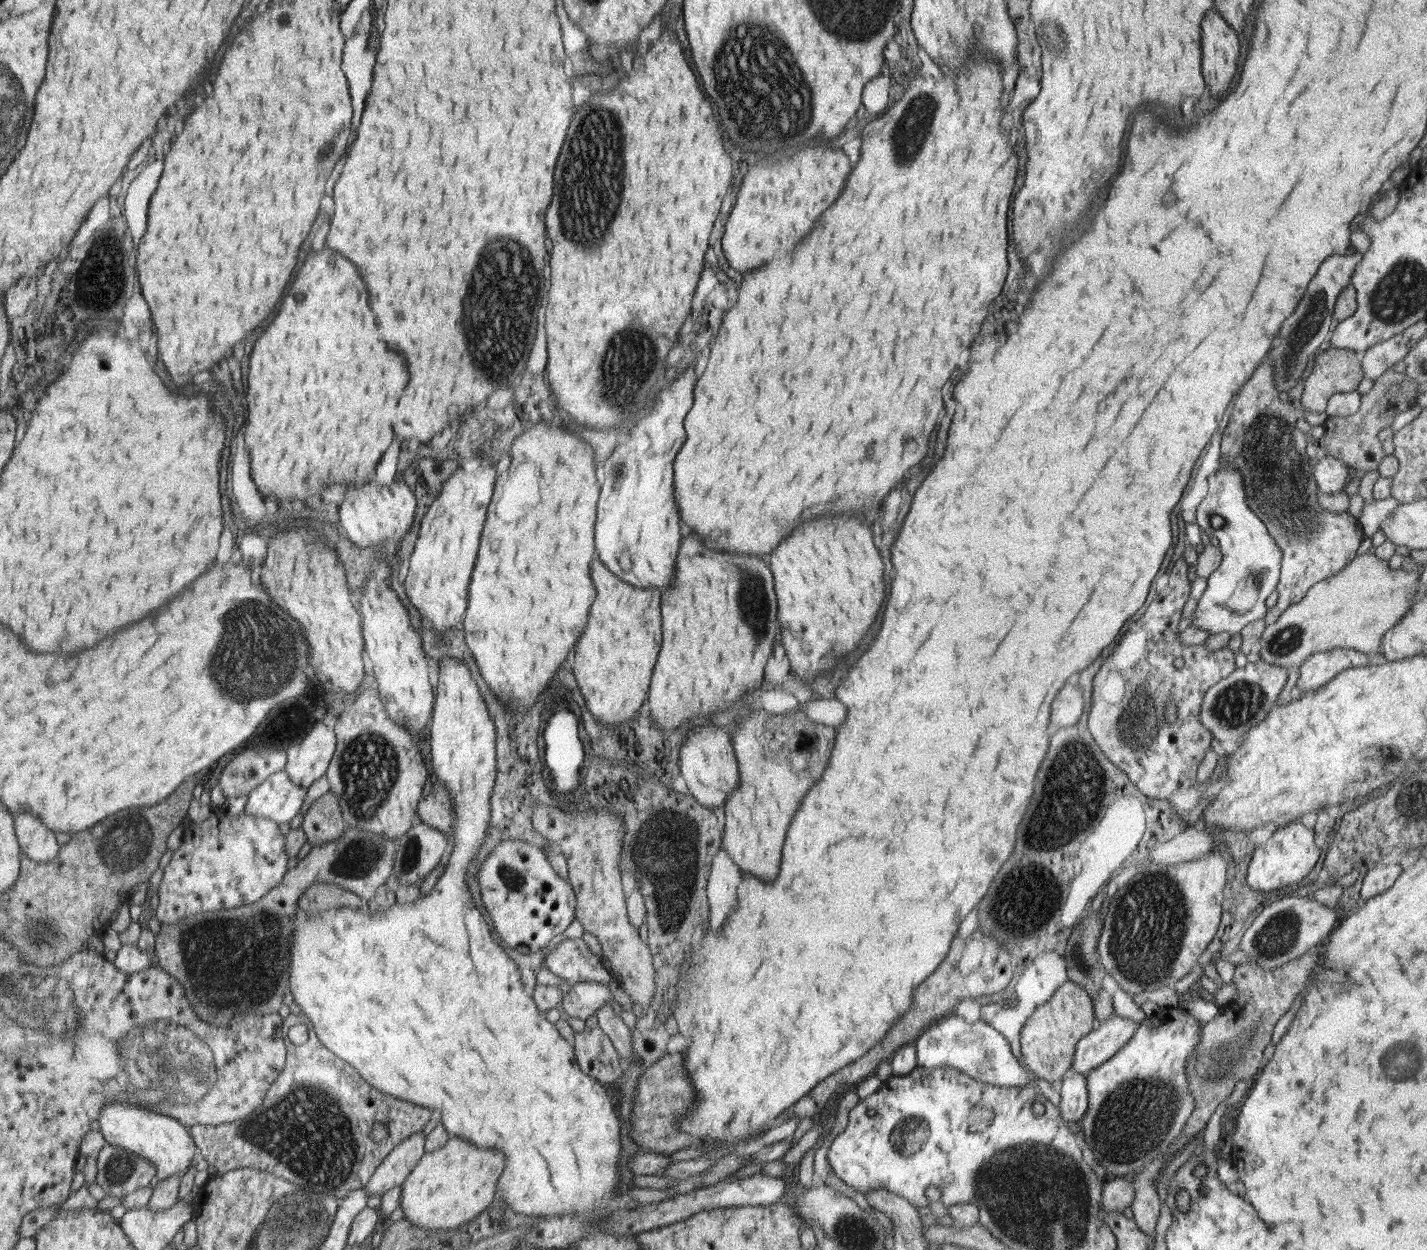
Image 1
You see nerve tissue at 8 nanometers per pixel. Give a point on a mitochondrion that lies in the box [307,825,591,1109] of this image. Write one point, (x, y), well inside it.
(359, 859)

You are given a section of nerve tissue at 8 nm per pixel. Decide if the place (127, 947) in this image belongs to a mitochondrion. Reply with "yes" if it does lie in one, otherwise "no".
no

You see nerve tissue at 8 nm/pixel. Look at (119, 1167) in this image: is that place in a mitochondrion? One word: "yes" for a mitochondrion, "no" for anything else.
yes

